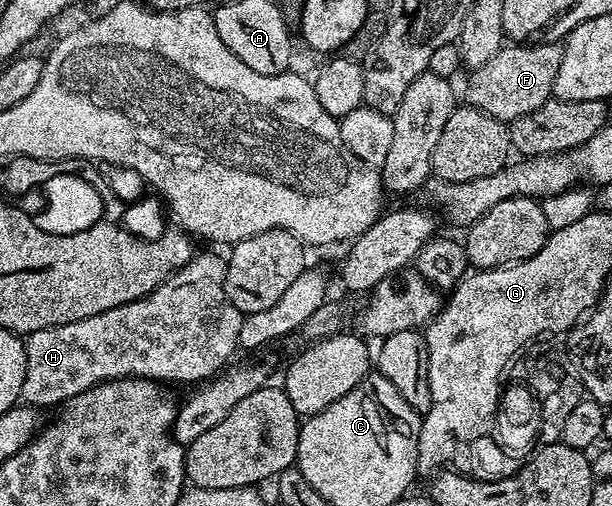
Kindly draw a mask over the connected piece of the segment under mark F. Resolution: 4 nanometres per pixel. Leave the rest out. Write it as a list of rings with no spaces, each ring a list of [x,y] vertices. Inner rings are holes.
[[[538,42],[533,45],[503,45],[496,57],[473,68],[466,83],[469,106],[509,125],[516,117],[524,117],[524,113],[532,113],[532,109],[540,109],[540,105],[547,103],[554,94],[556,73],[560,73],[562,43]]]

